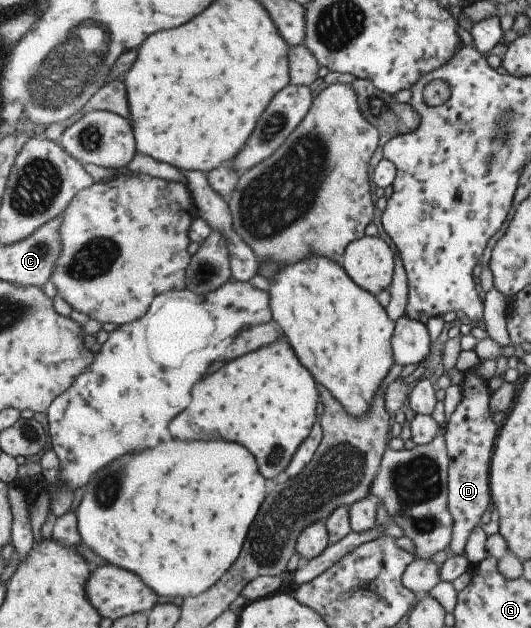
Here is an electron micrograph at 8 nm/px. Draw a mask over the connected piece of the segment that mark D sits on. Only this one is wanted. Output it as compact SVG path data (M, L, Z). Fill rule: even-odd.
M466 370L462 384L462 400L441 434L447 449L447 512L451 517L450 551L454 556L464 555L464 546L471 530L479 525L485 510L491 509L489 490L489 465L493 445L496 439L496 429L489 412L489 396L486 382Z

